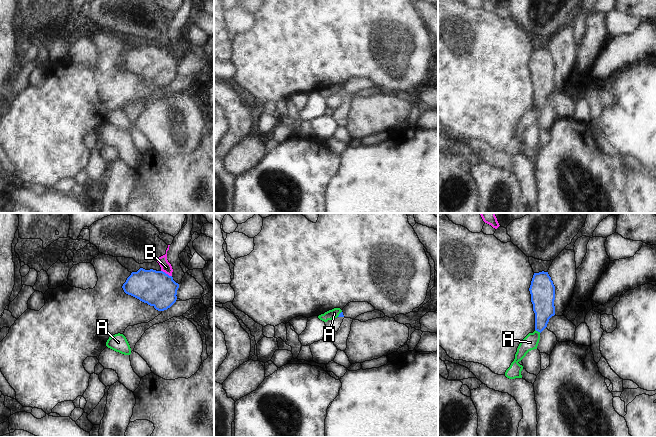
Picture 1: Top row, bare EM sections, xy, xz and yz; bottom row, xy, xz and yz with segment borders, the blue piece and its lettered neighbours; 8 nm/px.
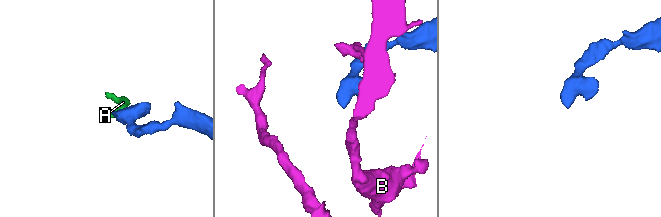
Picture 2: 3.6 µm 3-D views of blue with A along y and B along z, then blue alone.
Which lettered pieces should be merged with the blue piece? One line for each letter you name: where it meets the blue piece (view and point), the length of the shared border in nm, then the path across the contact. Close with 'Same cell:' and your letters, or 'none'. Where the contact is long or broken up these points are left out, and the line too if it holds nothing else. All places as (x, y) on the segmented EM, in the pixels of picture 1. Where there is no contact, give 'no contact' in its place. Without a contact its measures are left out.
Same cell: none

